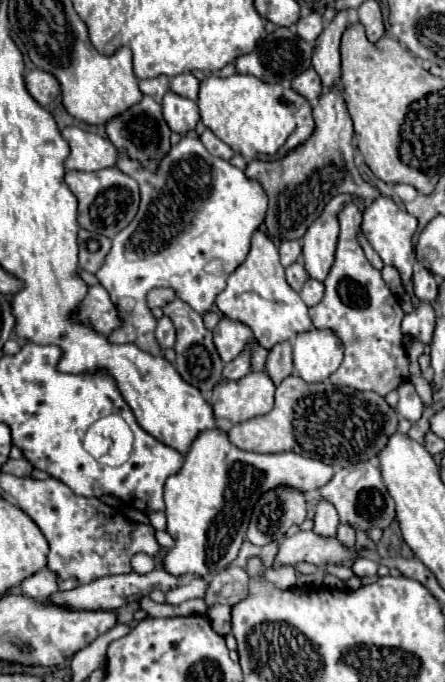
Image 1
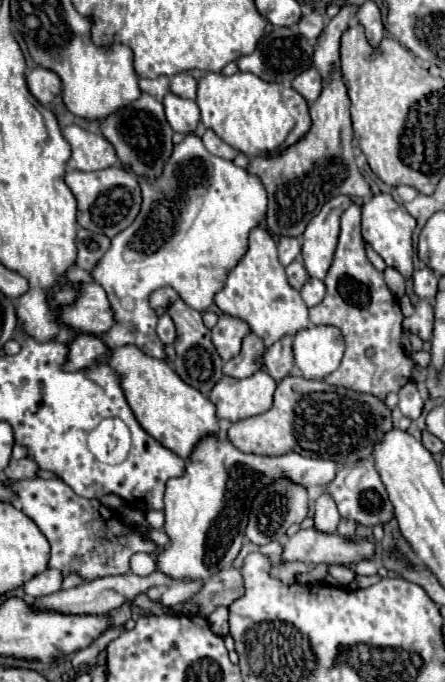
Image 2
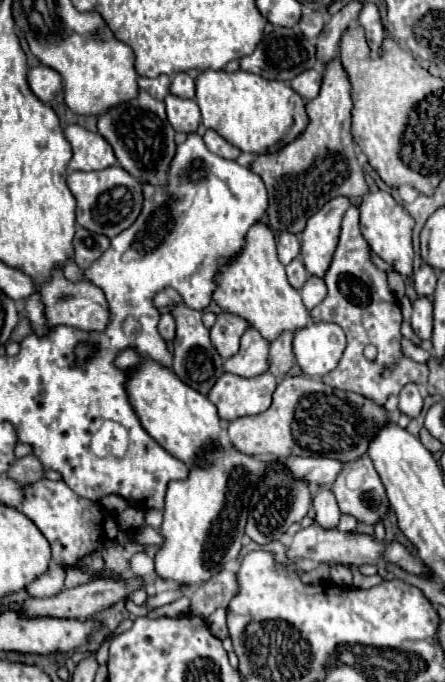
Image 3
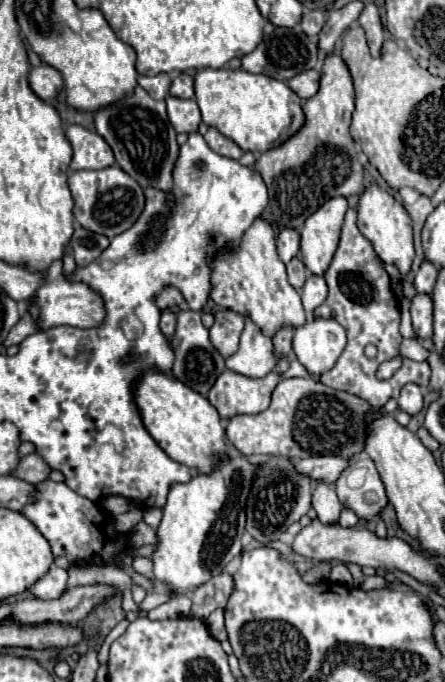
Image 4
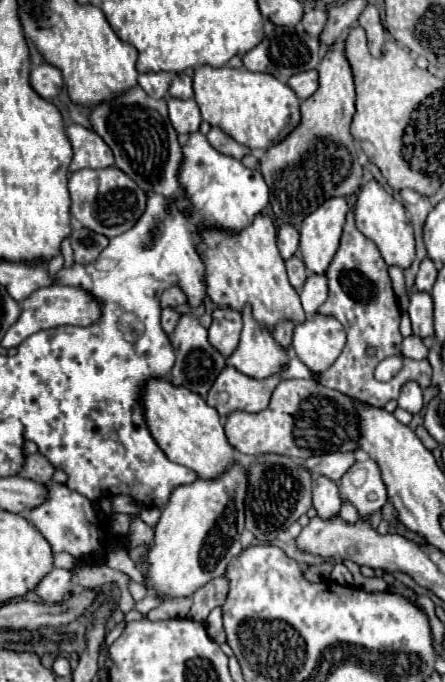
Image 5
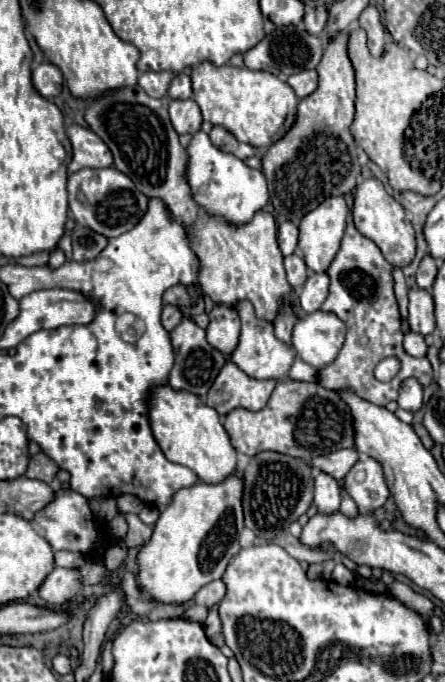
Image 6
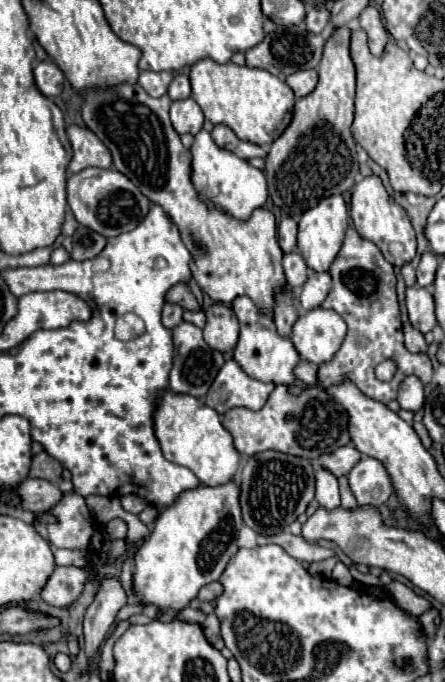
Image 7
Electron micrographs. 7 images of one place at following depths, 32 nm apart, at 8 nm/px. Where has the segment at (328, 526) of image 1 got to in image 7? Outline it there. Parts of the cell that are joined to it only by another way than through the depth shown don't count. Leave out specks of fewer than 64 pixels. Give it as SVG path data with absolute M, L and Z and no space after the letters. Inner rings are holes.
M316 468L316 502L320 508L338 508L340 506L340 492L338 480L324 468Z

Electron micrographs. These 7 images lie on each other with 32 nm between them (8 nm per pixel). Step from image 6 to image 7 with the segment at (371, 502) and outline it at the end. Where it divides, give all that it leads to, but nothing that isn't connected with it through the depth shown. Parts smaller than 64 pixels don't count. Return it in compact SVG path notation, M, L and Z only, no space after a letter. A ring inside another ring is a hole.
M366 456L362 458L348 474L348 486L360 506L382 506L390 494L392 494L392 484L390 478L384 470L384 466Z

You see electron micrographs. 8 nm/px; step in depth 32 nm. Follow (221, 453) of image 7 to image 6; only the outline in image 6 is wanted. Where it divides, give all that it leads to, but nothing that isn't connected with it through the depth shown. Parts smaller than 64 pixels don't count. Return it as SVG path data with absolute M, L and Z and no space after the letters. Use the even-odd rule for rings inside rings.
M170 384L154 386L148 396L148 420L164 456L170 462L182 464L196 472L202 482L216 484L234 472L236 450L220 424L218 412L206 406L196 394L174 390Z

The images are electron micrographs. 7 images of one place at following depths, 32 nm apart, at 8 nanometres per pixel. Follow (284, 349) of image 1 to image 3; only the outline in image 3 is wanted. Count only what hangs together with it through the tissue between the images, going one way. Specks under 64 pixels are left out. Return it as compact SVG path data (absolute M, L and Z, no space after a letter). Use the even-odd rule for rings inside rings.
M282 332L272 344L268 354L268 372L276 376L278 380L288 374L288 370L294 366L294 352L292 352L292 332Z

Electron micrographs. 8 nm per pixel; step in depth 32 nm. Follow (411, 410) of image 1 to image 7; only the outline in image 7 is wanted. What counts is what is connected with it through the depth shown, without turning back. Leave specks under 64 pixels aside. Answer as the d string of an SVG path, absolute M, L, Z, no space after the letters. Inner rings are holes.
M408 376L402 380L400 384L400 392L398 392L398 404L404 410L420 410L424 402L424 384L416 378L416 376Z

